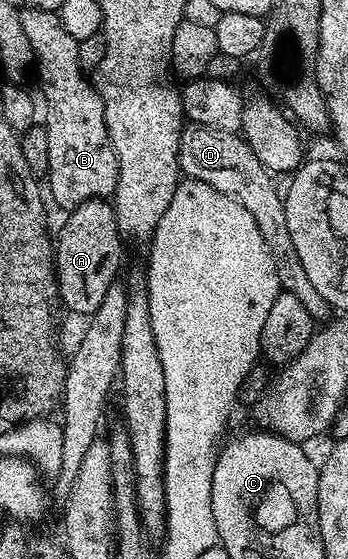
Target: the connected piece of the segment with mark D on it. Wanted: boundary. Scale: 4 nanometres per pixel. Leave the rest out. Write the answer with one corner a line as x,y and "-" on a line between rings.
189,126
182,131
177,157
182,173
188,179
207,182
212,188
219,190
219,194
227,194
235,202
239,202
243,210
247,210
247,214
255,218
255,226
259,226
259,234
263,234
263,242
275,262
281,291
295,294
295,298
303,302
307,314
311,314
314,322
328,321
331,316
329,303
323,298
323,294
319,294
319,290
315,290
315,286
311,286
311,278
307,278
303,262
299,262
299,254
295,254
295,246
291,246
282,193
279,188
277,192
273,185
274,177
263,166
263,162
255,158
255,150
251,150
245,137
235,132

